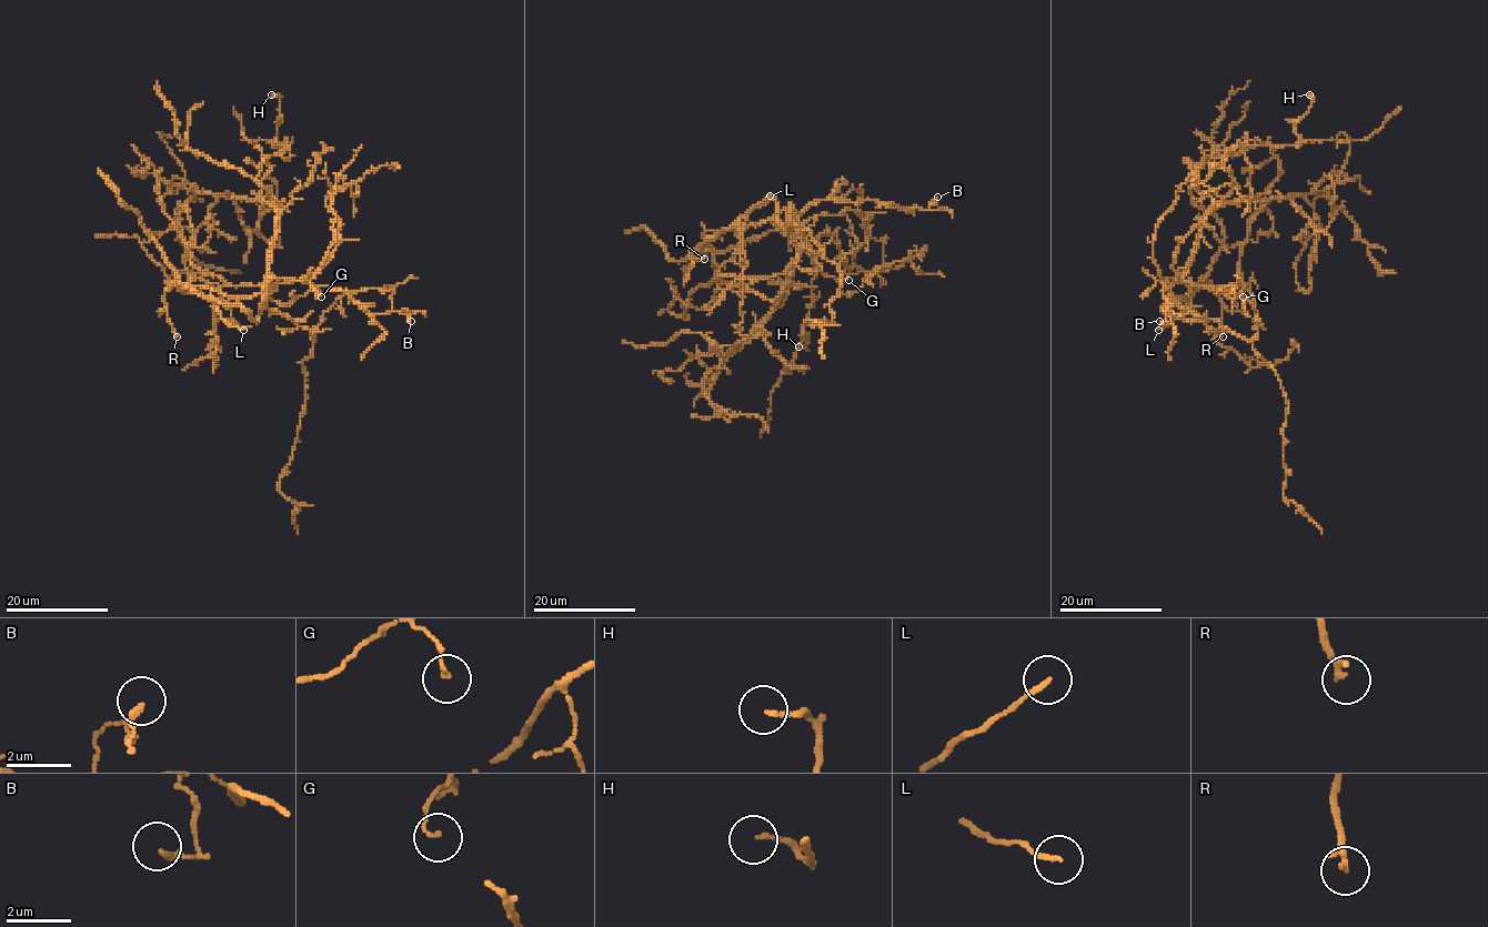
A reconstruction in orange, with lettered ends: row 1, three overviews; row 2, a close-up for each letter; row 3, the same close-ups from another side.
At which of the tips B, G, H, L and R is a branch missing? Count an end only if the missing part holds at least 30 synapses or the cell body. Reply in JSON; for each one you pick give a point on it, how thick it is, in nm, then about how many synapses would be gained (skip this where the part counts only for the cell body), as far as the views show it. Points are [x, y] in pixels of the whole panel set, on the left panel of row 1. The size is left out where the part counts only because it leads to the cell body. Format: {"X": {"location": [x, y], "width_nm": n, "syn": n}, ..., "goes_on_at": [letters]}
{"R": {"location": [177, 336], "width_nm": 220, "syn": 45}, "goes_on_at": ["R"]}

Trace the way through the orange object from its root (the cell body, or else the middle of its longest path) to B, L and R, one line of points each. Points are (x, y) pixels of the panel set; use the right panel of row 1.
B: (1195, 255), (1179, 278), (1164, 280), (1163, 294), (1173, 312), (1165, 308), (1166, 321), (1159, 321)
L: (1195, 255), (1188, 270), (1172, 288), (1175, 296), (1184, 296), (1190, 290), (1189, 308), (1158, 330)
R: (1195, 255), (1172, 293), (1184, 296), (1195, 286), (1207, 282), (1223, 303), (1223, 336)

